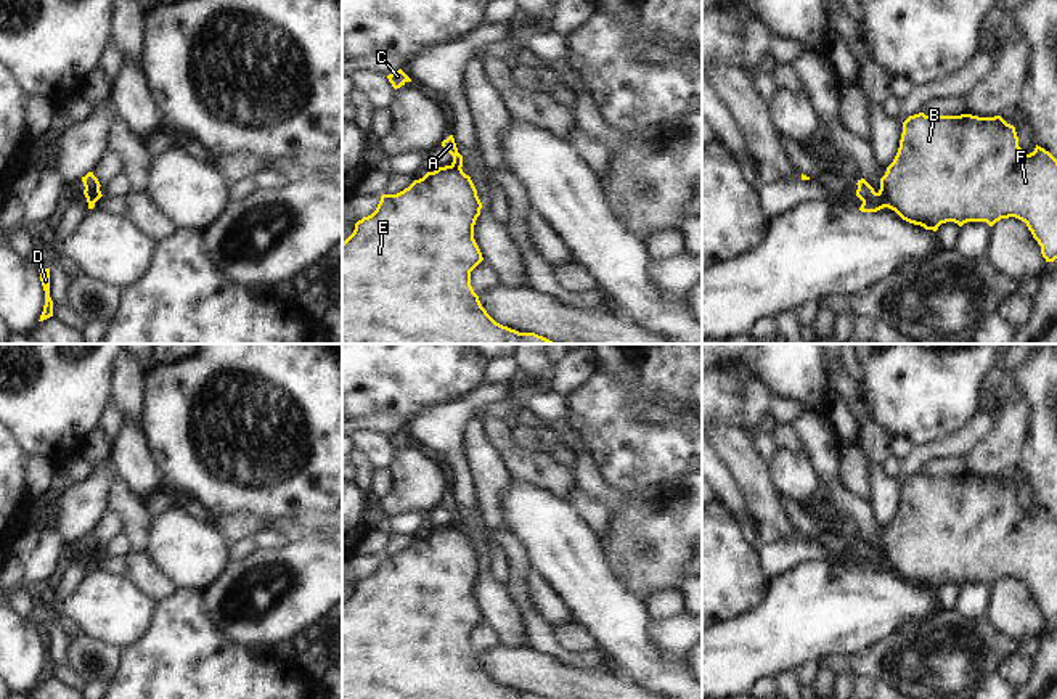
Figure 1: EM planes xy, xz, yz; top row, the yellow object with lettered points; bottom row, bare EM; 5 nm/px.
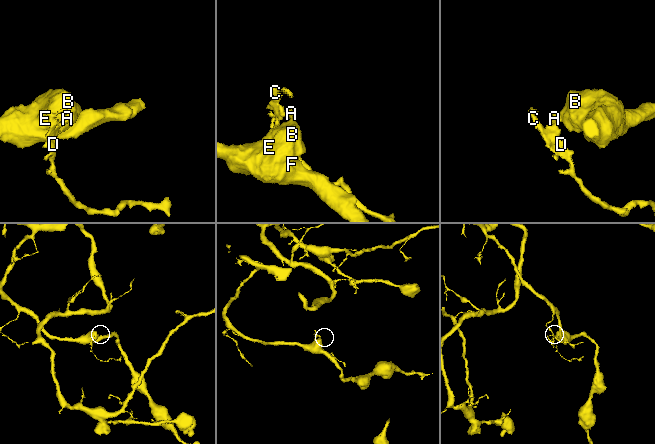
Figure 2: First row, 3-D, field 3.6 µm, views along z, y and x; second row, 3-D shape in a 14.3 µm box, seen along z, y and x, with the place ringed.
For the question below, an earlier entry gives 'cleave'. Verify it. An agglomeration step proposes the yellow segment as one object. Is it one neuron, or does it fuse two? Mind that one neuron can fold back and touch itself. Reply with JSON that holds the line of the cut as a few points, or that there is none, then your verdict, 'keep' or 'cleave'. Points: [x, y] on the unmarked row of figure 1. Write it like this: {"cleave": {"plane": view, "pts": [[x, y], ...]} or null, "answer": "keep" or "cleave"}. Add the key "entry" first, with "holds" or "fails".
{"entry": "holds", "cleave": {"plane": "yz", "pts": [[881, 548], [887, 566]]}, "answer": "cleave"}

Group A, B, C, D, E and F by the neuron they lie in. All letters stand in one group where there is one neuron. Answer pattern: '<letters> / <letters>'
A C D / B E F

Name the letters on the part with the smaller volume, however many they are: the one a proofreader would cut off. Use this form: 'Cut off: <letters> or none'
Cut off: A, C, D

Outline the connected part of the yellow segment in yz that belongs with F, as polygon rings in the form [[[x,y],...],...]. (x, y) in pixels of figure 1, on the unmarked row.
[[[909,476],[903,482],[898,513],[880,538],[885,566],[903,580],[937,591],[941,583],[986,582],[993,587],[1001,578],[1015,577],[1026,583],[1041,606],[1046,622],[1057,619],[1057,519],[1038,506],[1026,514],[1018,506],[1015,487],[1001,476]]]

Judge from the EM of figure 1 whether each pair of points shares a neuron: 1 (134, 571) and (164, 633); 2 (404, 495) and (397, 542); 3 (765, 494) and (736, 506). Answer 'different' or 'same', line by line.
1: different
2: different
3: different

